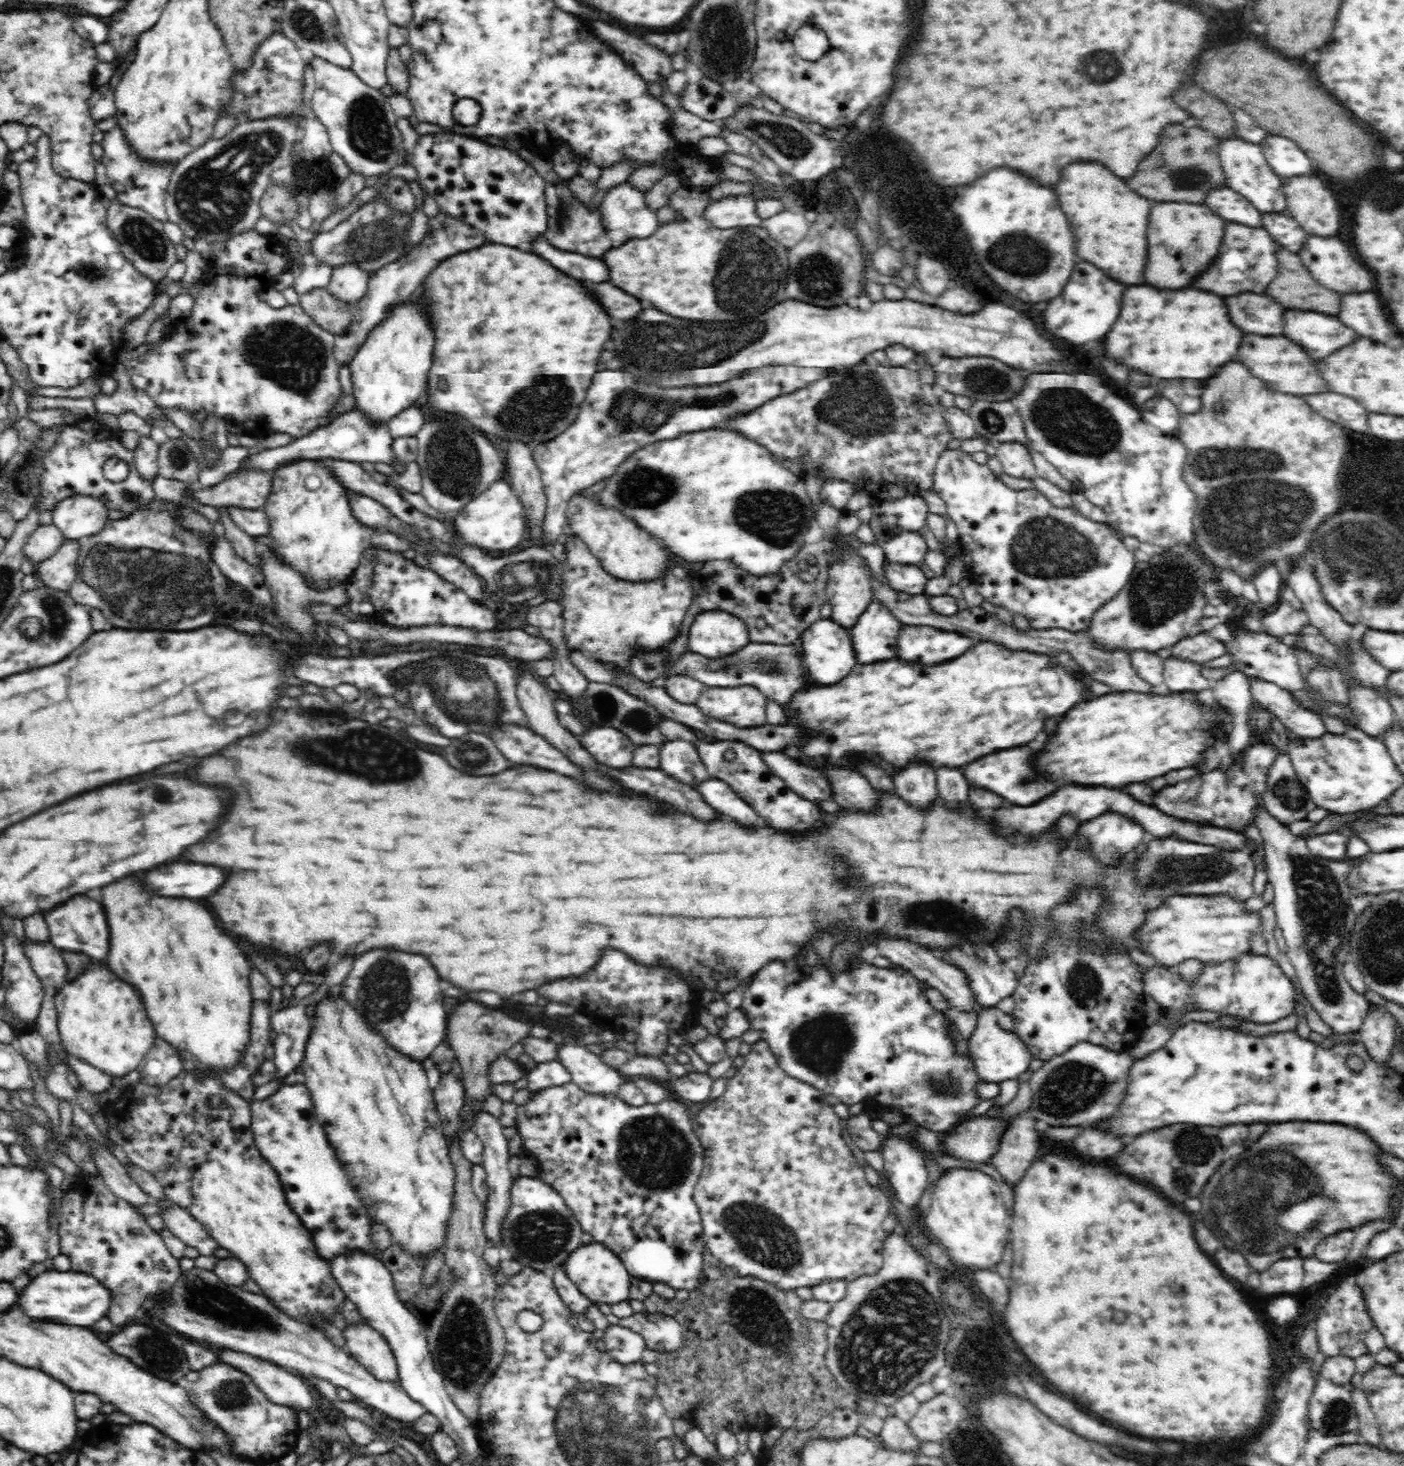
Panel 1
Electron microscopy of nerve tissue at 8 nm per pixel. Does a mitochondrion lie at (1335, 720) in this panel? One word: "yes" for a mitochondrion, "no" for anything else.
no

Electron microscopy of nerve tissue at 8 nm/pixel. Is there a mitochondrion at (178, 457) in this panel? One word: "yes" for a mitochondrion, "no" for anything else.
yes

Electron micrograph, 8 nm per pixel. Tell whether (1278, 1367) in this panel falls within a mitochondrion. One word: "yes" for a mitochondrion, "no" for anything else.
no

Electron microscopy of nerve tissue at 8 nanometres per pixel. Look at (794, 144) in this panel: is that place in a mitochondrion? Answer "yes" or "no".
yes

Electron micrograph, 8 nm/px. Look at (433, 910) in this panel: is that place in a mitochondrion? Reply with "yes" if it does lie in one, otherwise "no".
no

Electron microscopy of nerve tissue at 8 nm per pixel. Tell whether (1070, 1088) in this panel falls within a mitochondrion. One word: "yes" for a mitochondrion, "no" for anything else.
yes

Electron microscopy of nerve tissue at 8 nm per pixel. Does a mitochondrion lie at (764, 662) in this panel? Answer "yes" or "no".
yes

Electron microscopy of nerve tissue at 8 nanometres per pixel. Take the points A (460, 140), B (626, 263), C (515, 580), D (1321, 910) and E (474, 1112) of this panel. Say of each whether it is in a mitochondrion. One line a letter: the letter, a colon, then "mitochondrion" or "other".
A: other
B: other
C: mitochondrion
D: mitochondrion
E: other

